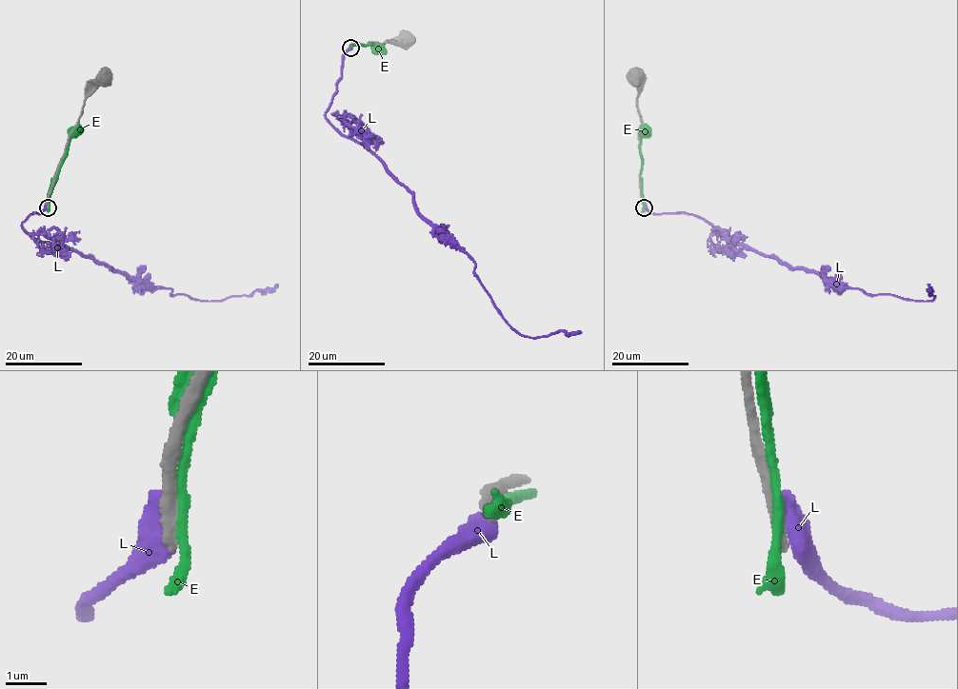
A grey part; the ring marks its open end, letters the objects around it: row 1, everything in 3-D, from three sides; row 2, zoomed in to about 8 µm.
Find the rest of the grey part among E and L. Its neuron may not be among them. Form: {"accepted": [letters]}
{"accepted": []}

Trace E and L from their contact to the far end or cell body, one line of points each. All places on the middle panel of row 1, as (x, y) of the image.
E: (351, 47), (360, 44), (377, 47)
L: (350, 48), (326, 118), (362, 143), (412, 195), (414, 208), (471, 259), (511, 326), (529, 337), (581, 331)

